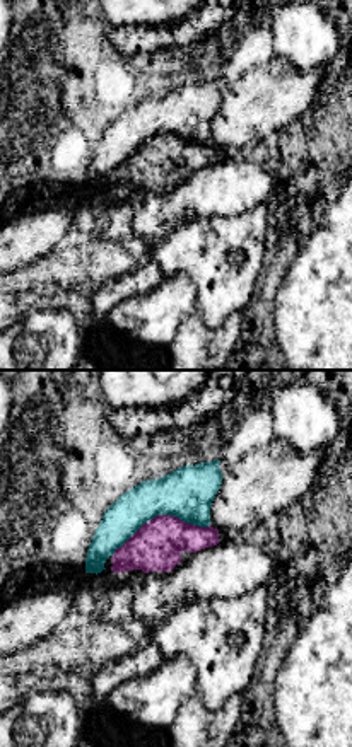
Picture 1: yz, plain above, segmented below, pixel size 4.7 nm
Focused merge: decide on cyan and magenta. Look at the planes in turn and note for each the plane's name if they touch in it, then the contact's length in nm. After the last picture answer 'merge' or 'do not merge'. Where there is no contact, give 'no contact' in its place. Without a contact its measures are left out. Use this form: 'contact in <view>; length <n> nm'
contact in yz; length 480 nm

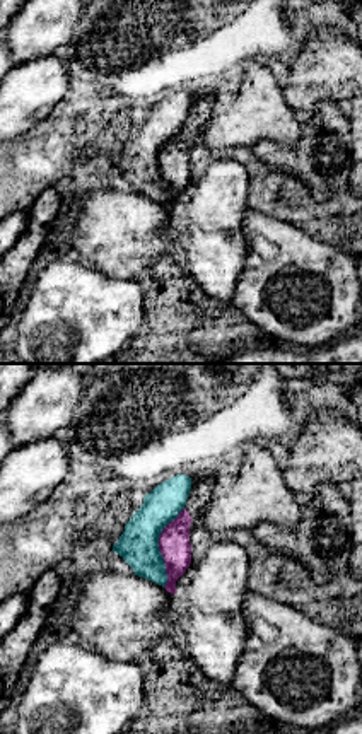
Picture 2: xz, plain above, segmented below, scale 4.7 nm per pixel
contact in xz; length 380 nm

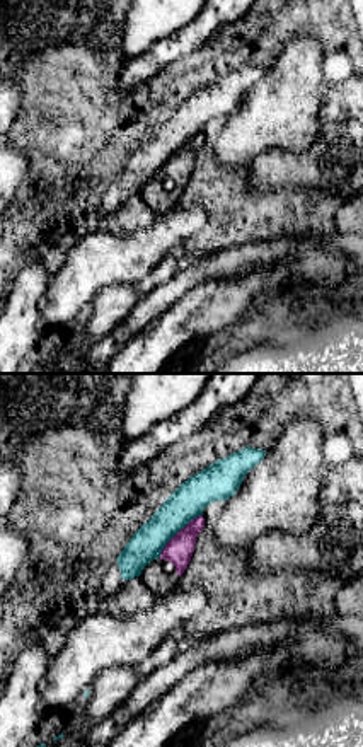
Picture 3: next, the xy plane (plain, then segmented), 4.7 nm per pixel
contact in xy; length 300 nm

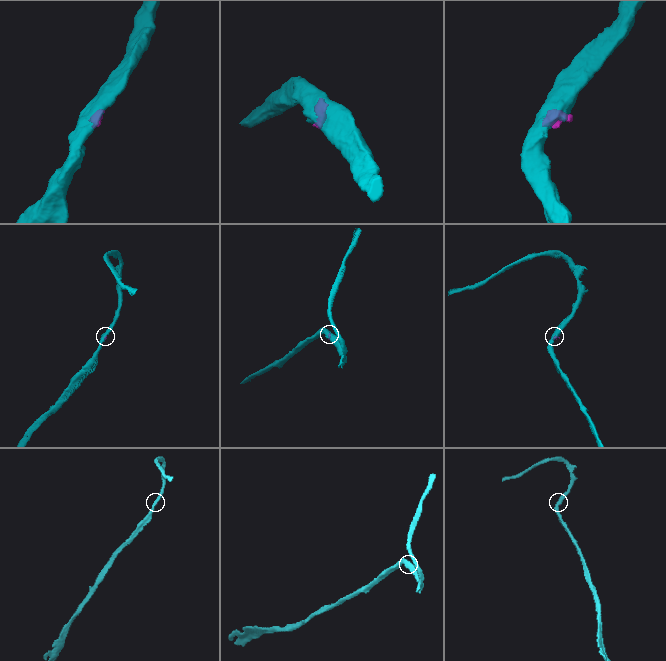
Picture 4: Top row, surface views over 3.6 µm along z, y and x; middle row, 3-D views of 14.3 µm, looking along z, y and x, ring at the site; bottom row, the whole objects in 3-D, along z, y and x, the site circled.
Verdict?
do not merge

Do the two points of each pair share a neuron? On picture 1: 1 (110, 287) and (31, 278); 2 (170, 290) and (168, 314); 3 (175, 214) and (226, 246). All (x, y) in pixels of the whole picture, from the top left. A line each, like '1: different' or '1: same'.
1: different
2: same
3: different

